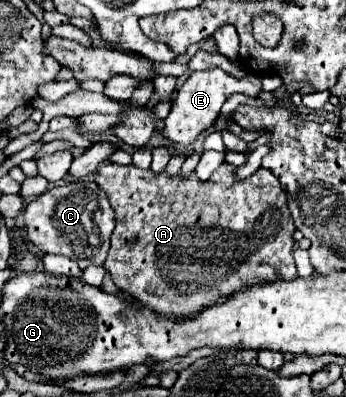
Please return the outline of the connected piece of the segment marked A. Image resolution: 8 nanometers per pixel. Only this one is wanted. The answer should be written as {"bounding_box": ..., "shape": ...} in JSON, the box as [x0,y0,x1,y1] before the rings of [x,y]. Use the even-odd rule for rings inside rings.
{"bounding_box":[95,163,297,315],"shape":[[[109,163],[109,165],[101,165],[95,171],[95,183],[107,193],[107,199],[115,211],[115,231],[111,235],[111,249],[105,261],[105,269],[111,273],[113,283],[123,289],[125,293],[133,295],[135,299],[139,299],[143,305],[153,307],[153,311],[161,311],[161,315],[191,315],[191,313],[199,313],[205,307],[211,307],[213,303],[221,303],[227,299],[227,295],[233,295],[241,289],[245,289],[247,285],[261,285],[261,283],[271,283],[277,279],[295,279],[297,277],[297,269],[295,269],[295,261],[293,261],[293,219],[289,215],[289,207],[287,207],[287,195],[283,191],[283,187],[277,183],[277,179],[273,179],[271,171],[267,169],[257,169],[249,179],[245,181],[235,181],[235,167],[231,165],[221,165],[209,181],[201,183],[195,173],[191,173],[189,179],[169,179],[165,173],[161,175],[153,175],[153,171],[149,169],[137,169],[135,165],[117,165],[117,163]]]}

